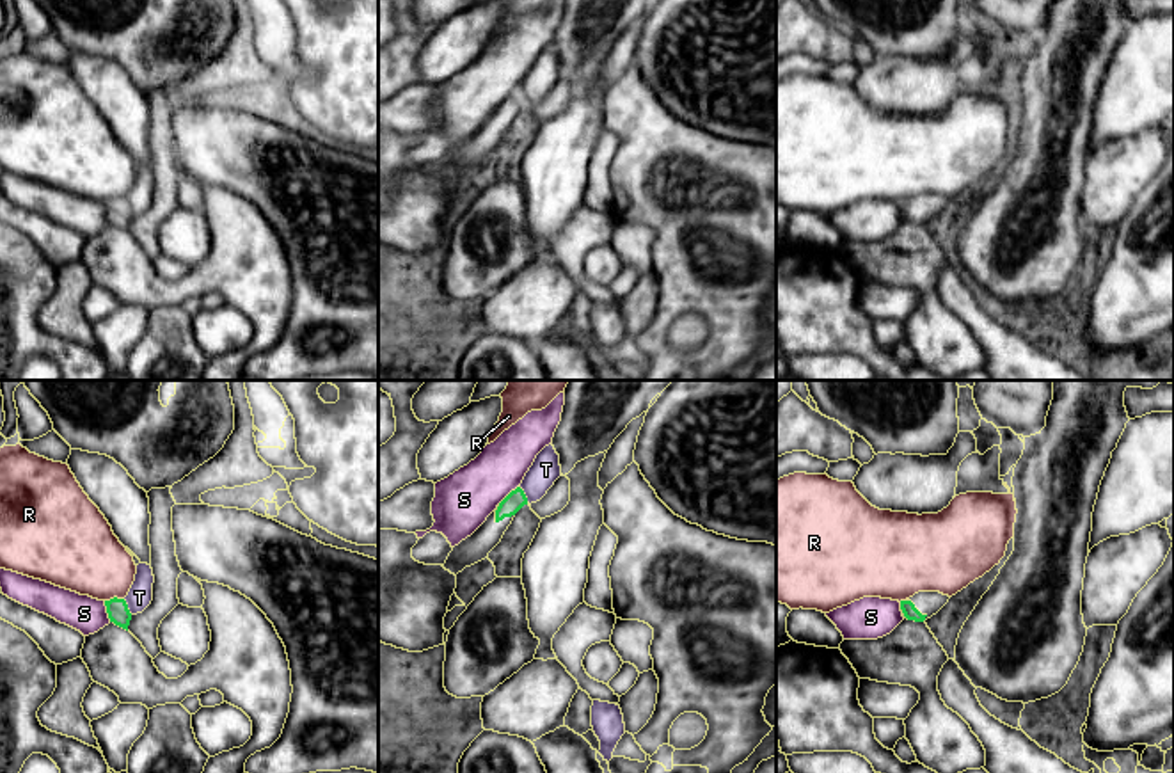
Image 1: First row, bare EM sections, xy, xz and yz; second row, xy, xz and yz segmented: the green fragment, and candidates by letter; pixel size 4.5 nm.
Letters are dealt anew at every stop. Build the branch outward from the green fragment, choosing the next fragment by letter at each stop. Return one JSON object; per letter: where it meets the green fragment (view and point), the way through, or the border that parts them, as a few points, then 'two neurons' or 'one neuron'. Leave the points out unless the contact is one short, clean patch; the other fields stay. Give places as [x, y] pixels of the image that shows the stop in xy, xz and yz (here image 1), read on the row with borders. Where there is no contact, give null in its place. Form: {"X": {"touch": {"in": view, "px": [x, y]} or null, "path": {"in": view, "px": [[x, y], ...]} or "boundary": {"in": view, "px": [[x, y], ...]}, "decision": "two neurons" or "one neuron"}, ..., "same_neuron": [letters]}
{"R": {"touch": {"in": "xy", "px": [114, 597]}, "boundary": {"in": "xy", "px": [[123, 597], [105, 601]]}, "decision": "two neurons"}, "S": {"touch": {"in": "xz", "px": [510, 493]}, "decision": "two neurons"}, "T": {"touch": {"in": "xy", "px": [126, 606]}, "decision": "two neurons"}, "same_neuron": []}

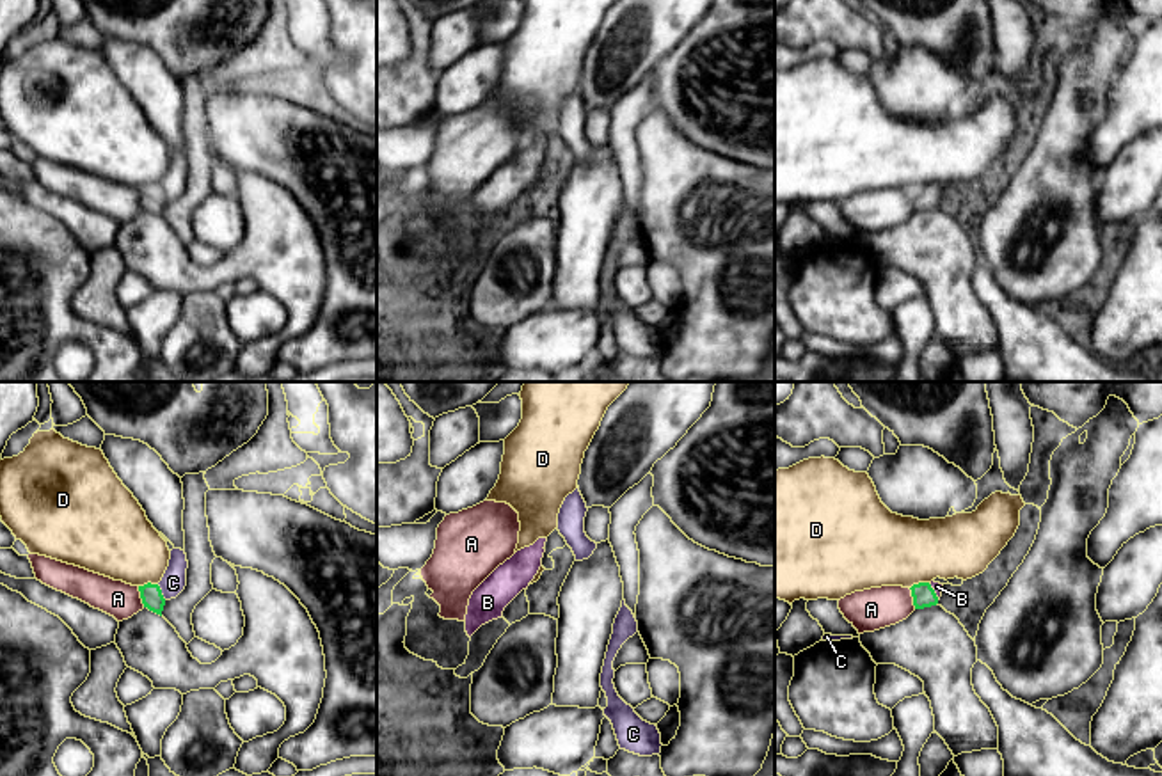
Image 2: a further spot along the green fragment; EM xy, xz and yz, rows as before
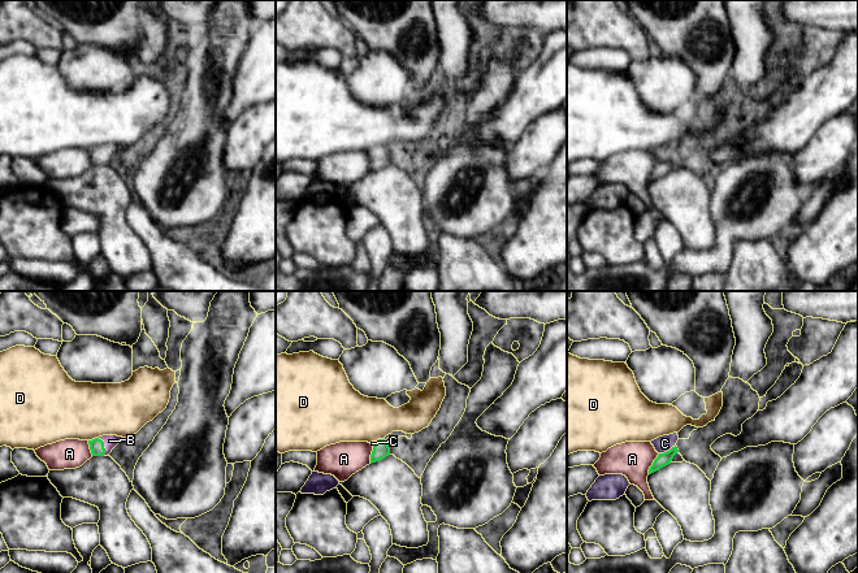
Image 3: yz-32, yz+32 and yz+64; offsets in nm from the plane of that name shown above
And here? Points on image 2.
{"A": {"touch": {"in": "xy", "px": [141, 597]}, "decision": "two neurons"}, "B": {"touch": {"in": "yz", "px": [933, 592]}, "path": {"in": "yz", "px": [[923, 593], [933, 592], [937, 586]]}, "decision": "one neuron"}, "C": {"touch": {"in": "xy", "px": [160, 592]}, "decision": "two neurons"}, "D": {"touch": {"in": "xy", "px": [148, 583]}, "boundary": {"in": "xy", "px": [[157, 583], [139, 586]]}, "decision": "two neurons"}, "same_neuron": ["B"]}

